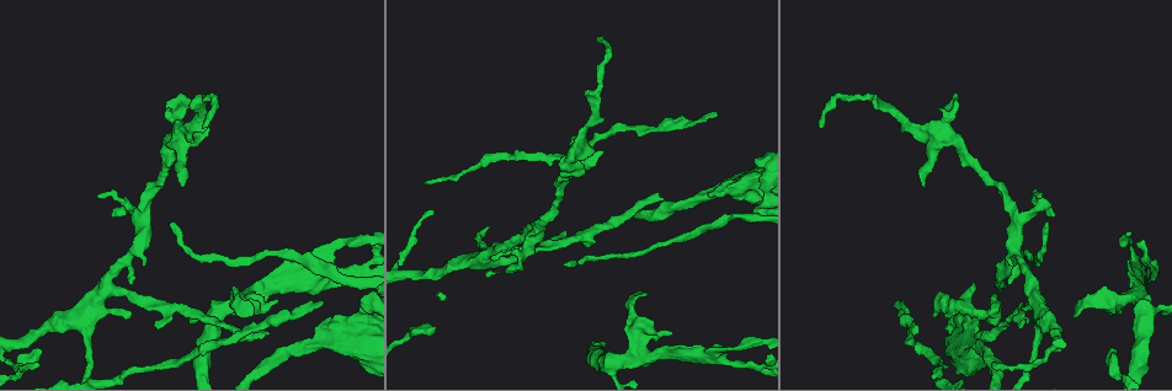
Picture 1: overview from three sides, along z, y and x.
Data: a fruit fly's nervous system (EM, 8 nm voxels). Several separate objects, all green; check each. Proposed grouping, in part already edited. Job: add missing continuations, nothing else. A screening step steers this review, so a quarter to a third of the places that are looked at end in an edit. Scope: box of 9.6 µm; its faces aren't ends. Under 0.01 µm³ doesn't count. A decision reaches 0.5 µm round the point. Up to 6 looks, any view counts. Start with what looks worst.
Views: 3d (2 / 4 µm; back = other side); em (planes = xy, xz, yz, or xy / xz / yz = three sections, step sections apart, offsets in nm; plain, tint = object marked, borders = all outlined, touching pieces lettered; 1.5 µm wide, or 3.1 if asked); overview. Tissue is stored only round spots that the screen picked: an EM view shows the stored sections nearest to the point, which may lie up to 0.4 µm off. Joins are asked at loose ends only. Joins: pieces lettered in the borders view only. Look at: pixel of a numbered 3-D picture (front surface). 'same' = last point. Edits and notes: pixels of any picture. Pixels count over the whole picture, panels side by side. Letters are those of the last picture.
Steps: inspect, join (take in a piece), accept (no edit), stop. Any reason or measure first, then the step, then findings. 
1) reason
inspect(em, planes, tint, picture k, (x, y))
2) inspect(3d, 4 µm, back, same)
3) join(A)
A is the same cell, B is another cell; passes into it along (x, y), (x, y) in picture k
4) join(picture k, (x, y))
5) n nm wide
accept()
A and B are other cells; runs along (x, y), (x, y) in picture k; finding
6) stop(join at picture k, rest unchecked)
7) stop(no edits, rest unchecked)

thin end
inspect(em, planes, borders, picture 1, (203, 127))

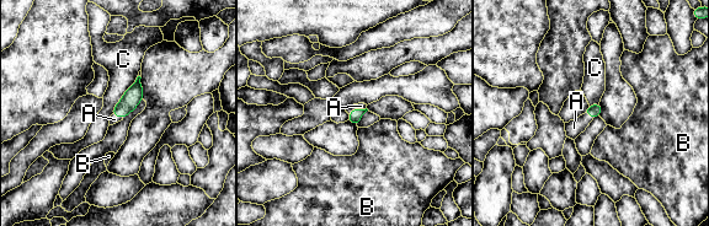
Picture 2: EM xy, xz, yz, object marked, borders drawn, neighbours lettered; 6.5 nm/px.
80 nm wide
join(A)
A is the same cell, B and C are other cells; the neuron continues

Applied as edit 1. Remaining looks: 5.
thin end
inspect(em, planes, plain, picture 1, (717, 117))

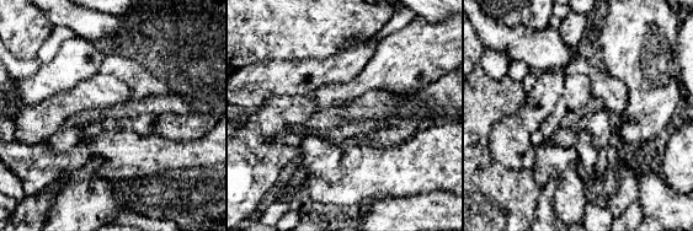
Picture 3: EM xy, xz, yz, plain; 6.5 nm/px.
inspect(em, planes, borders, same)

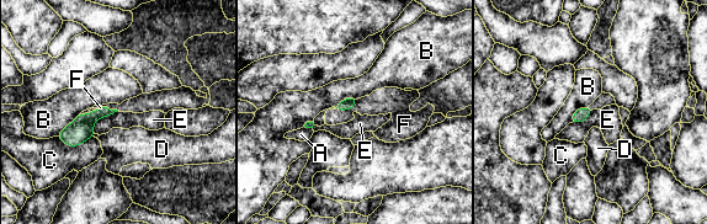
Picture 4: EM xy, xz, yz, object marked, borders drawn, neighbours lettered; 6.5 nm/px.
join(F)
F is the same cell, A, B, C, D and E are other cells; passes into it along (347, 104), (347, 108), (384, 101) in picture 4; it goes on there

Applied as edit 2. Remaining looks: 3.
redraw
inspect(overview)

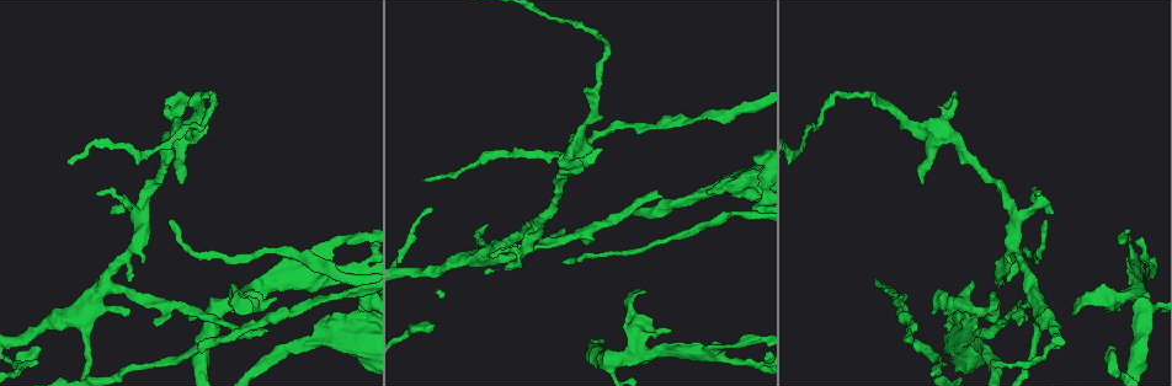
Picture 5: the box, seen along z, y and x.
branch stops here
inspect(em, yz, step 4, borders, picture 5, (921, 184))

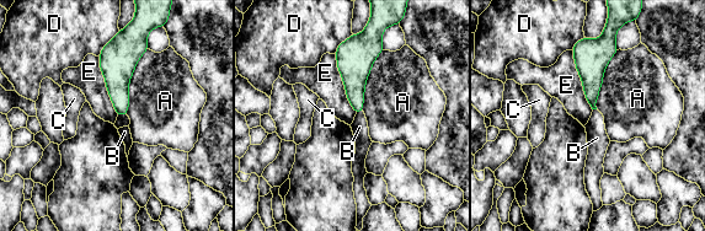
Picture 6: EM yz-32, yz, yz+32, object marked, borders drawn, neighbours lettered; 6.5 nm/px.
accept()
A, B, C, D and E are other cells; border along (334, 54), (346, 97), (356, 113) in picture 6; no lettered piece goes on from it

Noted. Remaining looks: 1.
stop(join at picture 2, join at picture 4, rest unchecked)

